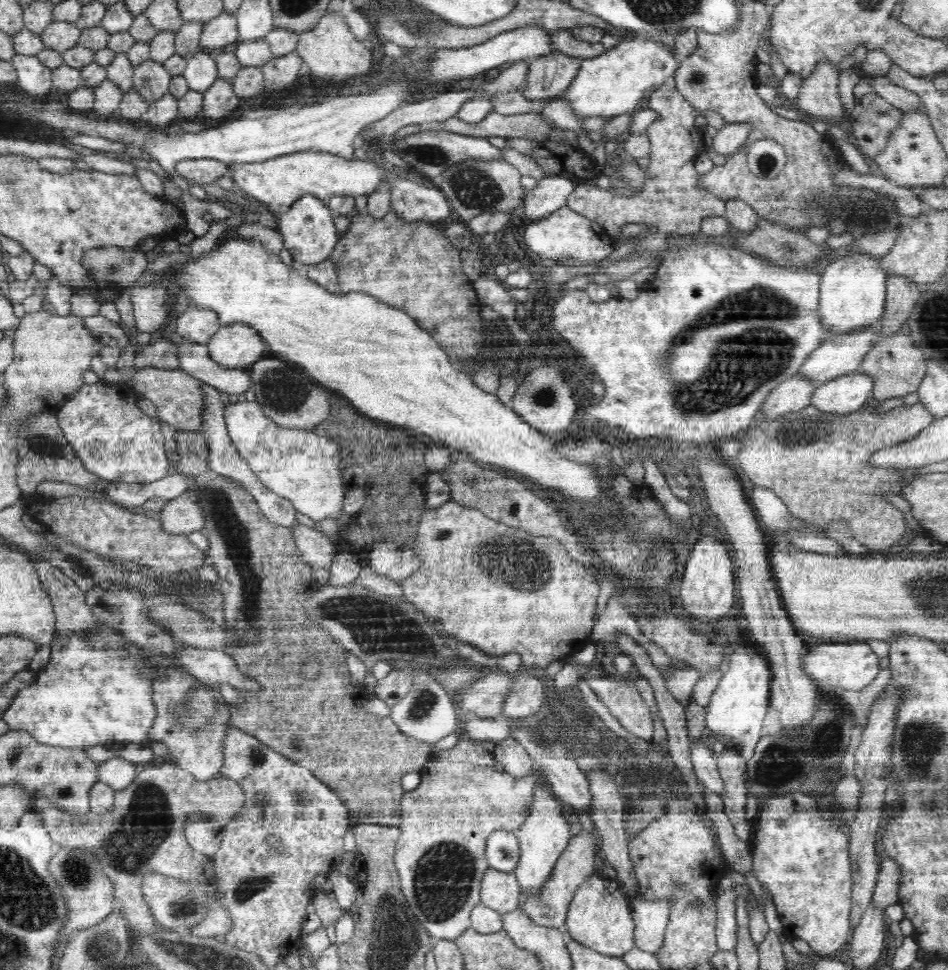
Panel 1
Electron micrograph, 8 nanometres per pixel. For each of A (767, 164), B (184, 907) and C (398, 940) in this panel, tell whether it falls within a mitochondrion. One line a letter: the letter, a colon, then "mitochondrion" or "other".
A: mitochondrion
B: mitochondrion
C: mitochondrion

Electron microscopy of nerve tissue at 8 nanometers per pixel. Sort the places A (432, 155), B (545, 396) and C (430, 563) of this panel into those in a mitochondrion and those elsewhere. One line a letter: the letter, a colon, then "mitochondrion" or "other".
A: mitochondrion
B: mitochondrion
C: other

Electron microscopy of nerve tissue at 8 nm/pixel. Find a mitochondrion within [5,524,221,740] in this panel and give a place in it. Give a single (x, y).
(116, 610)

